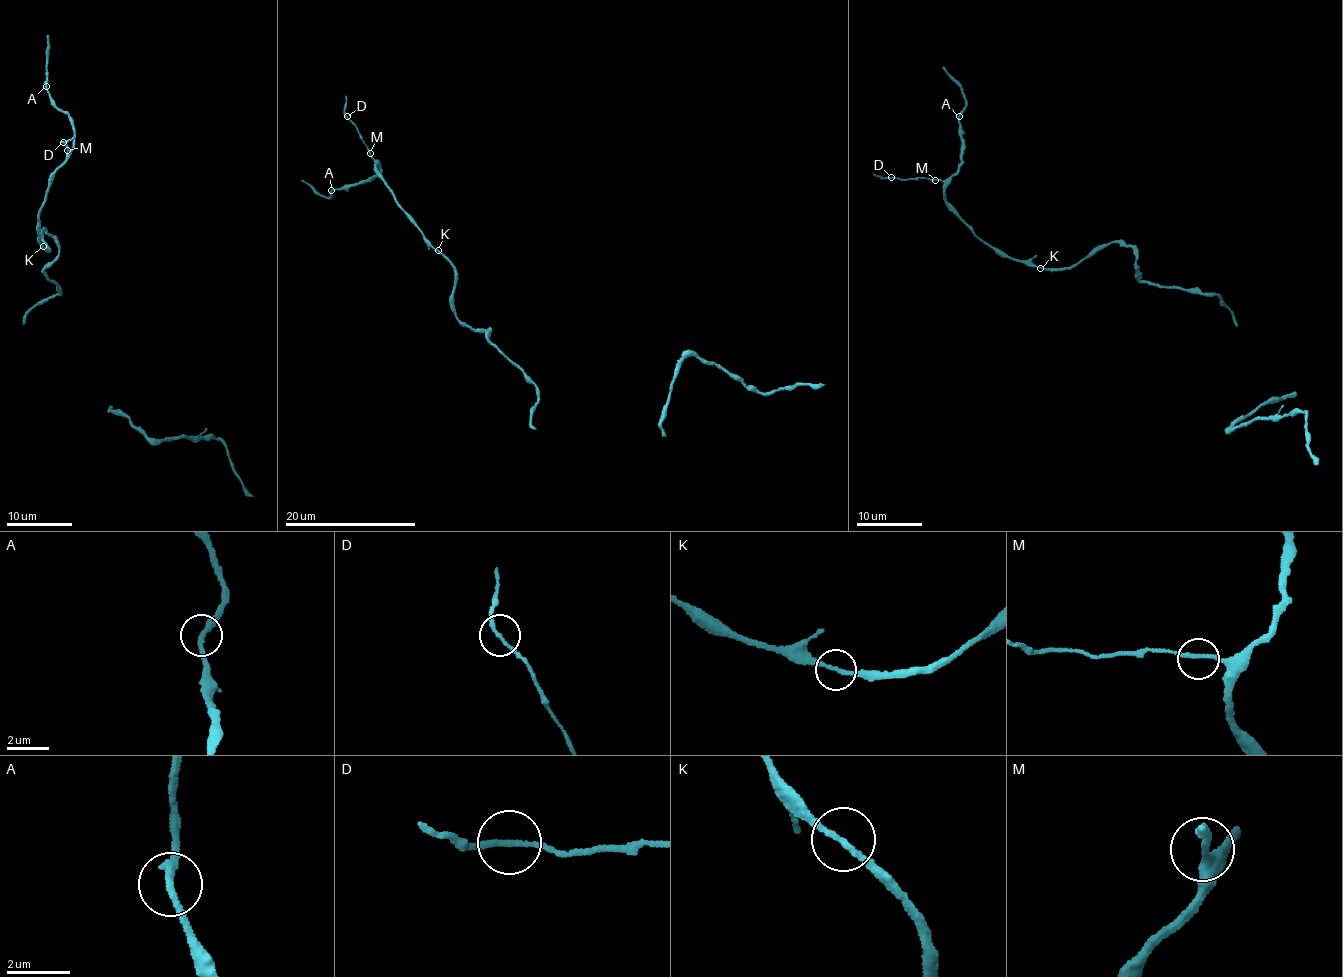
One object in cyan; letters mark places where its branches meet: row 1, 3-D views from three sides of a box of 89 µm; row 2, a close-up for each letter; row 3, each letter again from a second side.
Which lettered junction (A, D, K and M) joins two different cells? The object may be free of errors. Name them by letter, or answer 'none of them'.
none of them

